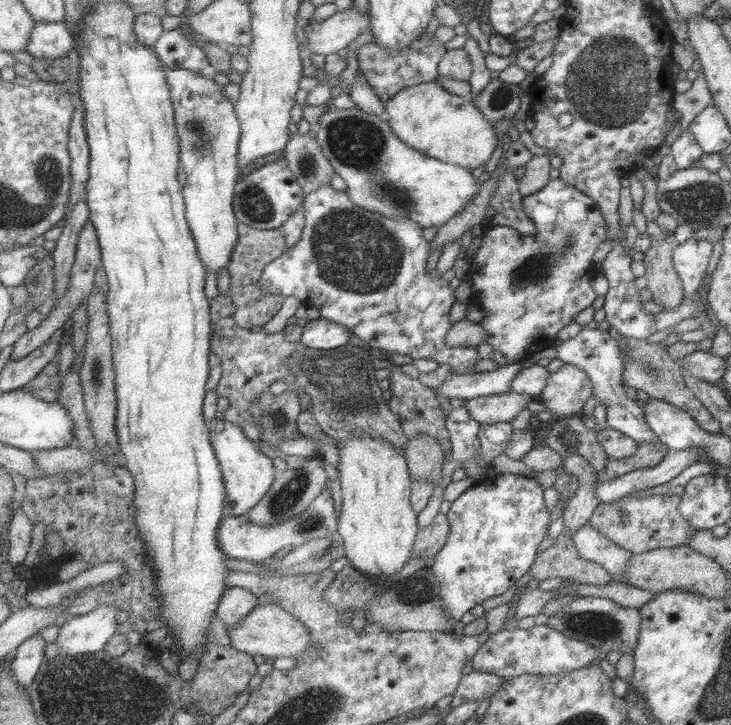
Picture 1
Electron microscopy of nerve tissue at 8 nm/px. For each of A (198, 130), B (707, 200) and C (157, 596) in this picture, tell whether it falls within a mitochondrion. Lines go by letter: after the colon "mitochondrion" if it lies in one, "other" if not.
A: mitochondrion
B: mitochondrion
C: other

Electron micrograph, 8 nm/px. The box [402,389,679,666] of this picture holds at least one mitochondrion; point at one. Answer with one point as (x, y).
(599, 627)

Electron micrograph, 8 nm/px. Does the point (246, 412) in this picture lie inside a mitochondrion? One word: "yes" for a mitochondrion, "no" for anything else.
no

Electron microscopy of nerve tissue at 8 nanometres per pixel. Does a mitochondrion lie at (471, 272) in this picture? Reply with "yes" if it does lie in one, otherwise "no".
no

